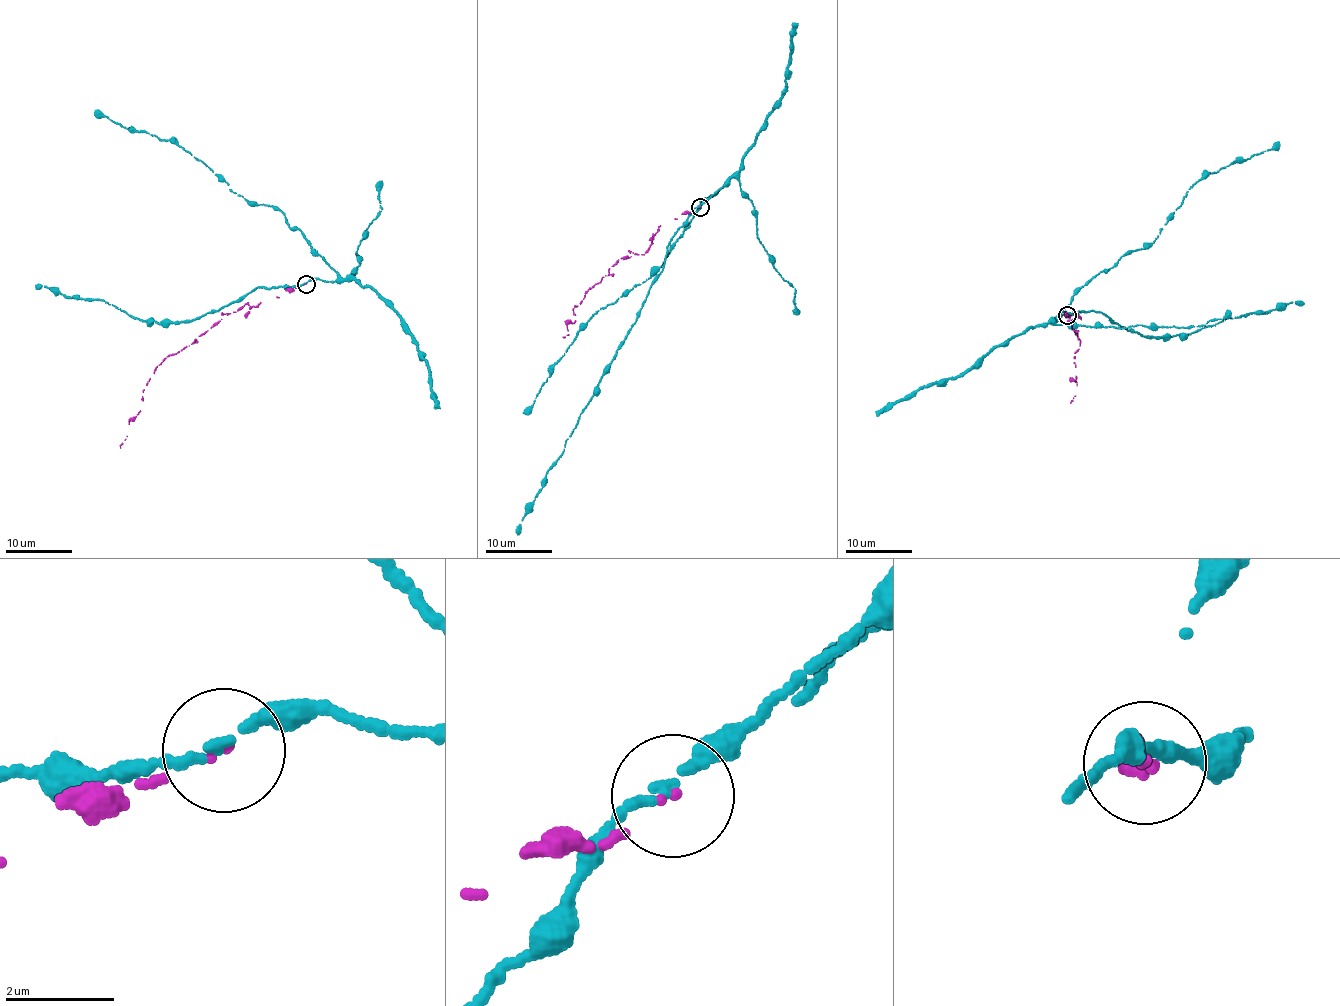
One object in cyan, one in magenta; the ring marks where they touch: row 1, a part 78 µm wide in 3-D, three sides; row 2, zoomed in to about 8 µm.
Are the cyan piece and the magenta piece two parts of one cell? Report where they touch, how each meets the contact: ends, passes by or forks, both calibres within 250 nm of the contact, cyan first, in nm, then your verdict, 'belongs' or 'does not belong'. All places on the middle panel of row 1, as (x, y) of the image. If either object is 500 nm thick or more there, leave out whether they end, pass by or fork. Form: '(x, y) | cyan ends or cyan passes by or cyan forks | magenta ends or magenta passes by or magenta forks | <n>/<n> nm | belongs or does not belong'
(700, 207) | cyan passes by | magenta ends | 140/90 nm | does not belong

